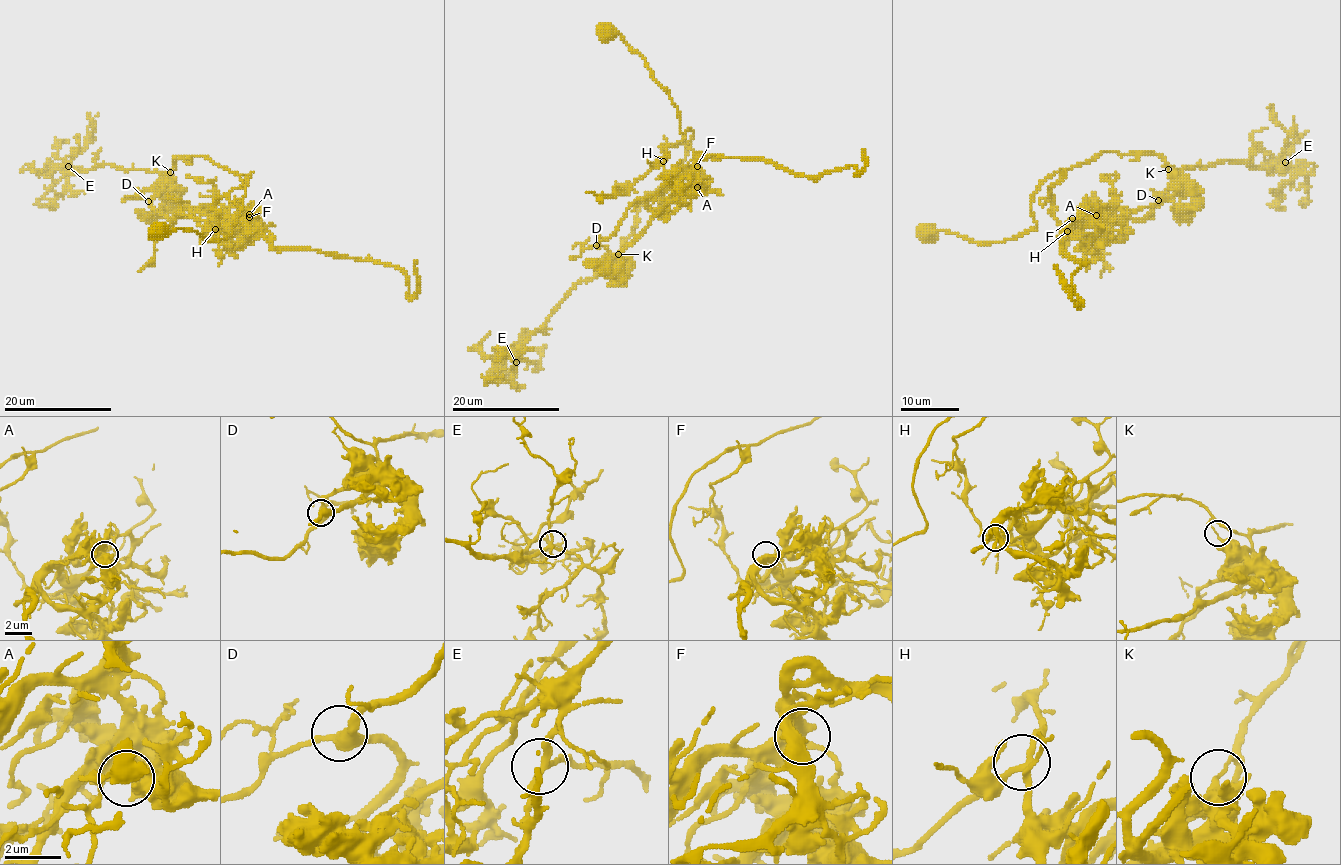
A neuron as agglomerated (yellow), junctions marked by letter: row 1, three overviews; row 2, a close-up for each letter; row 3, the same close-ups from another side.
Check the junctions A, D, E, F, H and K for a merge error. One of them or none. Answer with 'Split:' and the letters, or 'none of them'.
Split: K

